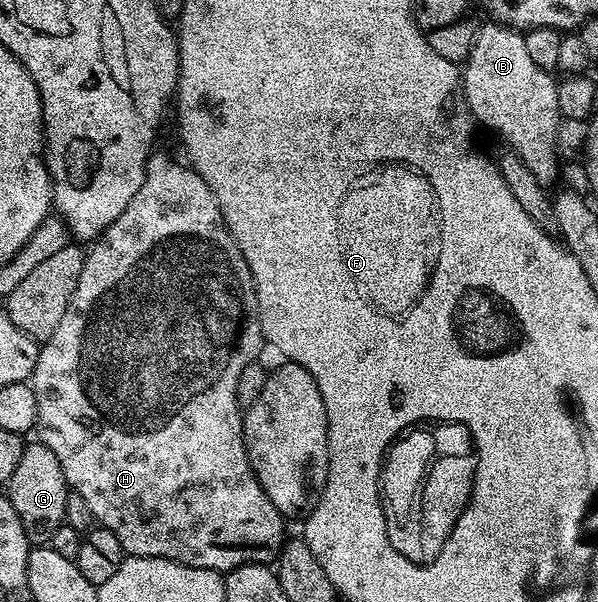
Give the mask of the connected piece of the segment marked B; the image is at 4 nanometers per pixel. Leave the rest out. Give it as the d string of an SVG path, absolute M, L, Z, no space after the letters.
M488 21L488 24L481 26L476 32L476 40L472 46L472 51L468 54L466 62L462 67L462 86L464 88L464 104L468 106L468 113L472 116L473 120L477 124L480 123L484 127L489 127L496 135L501 135L505 139L507 150L512 151L522 161L526 168L530 169L530 173L537 178L543 185L549 185L556 179L556 174L559 173L560 167L556 164L556 138L560 135L560 123L562 124L562 116L558 109L558 89L556 88L557 80L553 78L551 74L542 69L538 69L538 65L534 65L534 61L528 56L526 50L526 41L524 40L523 34L519 30L511 27L504 26L503 23L497 23L495 21Z

